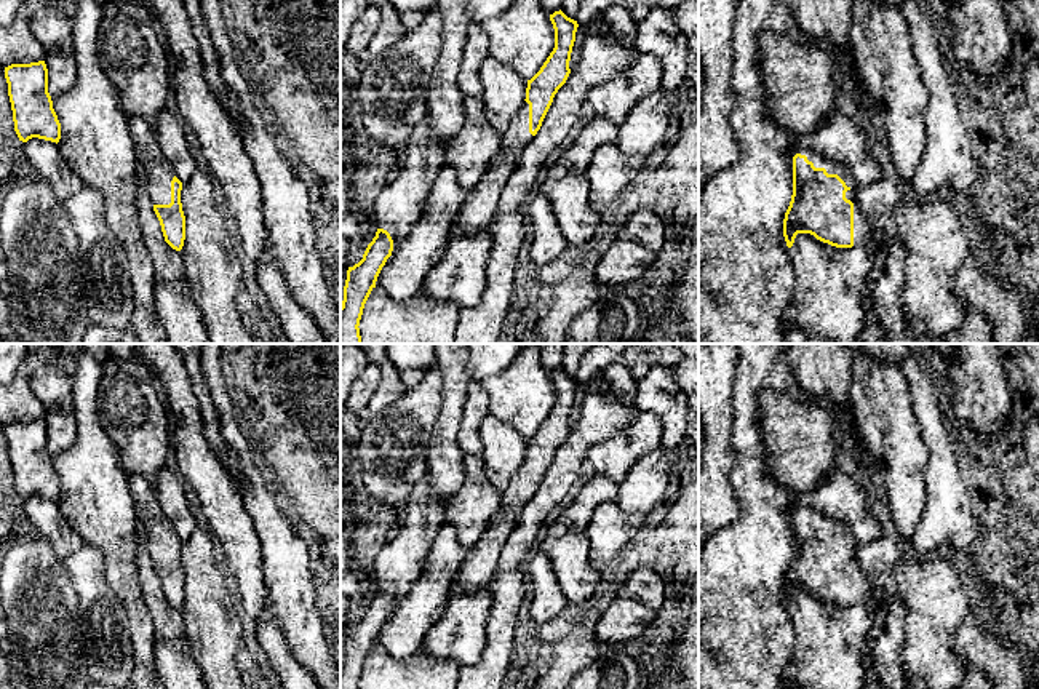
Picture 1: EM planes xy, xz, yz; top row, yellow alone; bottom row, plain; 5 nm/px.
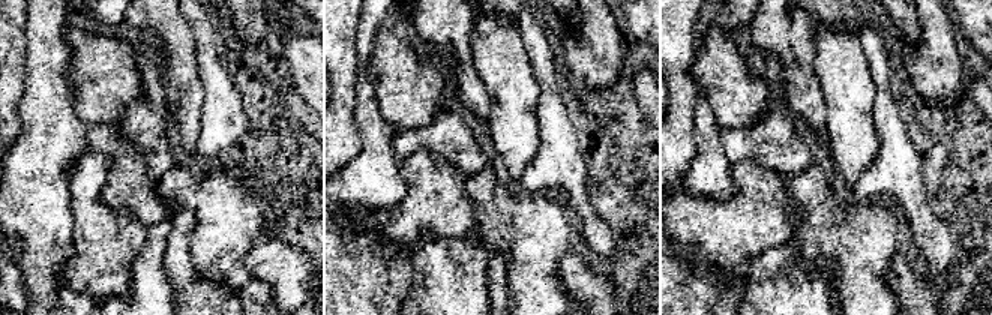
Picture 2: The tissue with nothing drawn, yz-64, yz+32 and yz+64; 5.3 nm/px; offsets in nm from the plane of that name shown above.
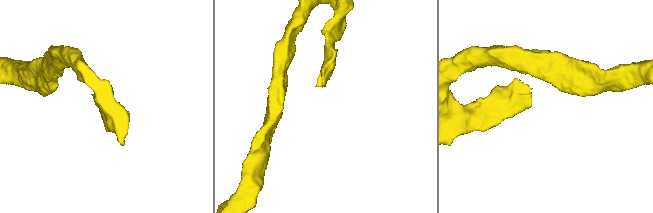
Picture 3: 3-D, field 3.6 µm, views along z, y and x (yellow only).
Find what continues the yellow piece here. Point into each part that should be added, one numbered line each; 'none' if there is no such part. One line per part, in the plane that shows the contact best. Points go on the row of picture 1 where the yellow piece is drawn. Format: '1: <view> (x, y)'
1: yz (862, 232)

